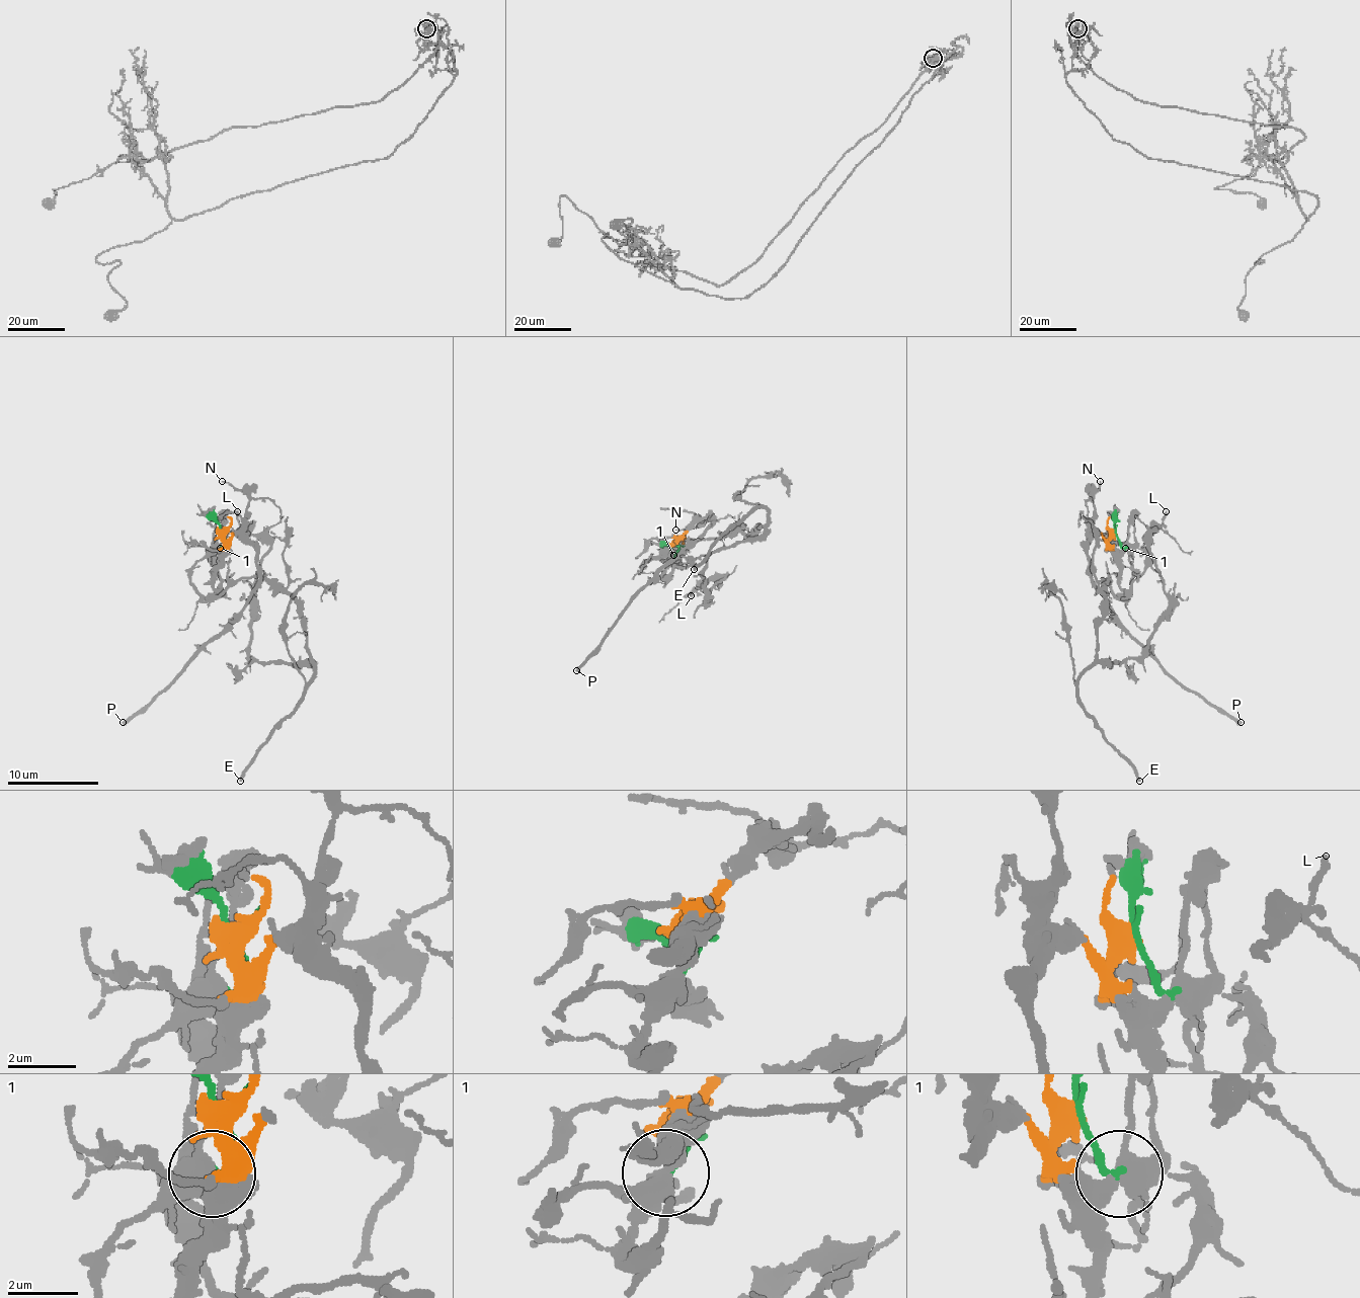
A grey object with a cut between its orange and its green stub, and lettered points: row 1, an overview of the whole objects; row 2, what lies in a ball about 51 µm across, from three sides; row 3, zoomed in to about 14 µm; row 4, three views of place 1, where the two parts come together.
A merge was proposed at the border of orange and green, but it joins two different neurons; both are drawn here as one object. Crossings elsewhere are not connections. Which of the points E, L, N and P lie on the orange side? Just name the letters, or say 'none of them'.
N, P

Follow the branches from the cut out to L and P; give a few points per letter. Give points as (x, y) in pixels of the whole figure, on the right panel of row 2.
L: (1115, 531), (1131, 583), (1102, 601), (1108, 663), (1140, 656), (1168, 606), (1149, 547), (1166, 510)
P: (1115, 531), (1106, 538), (1097, 536), (1088, 549), (1095, 590), (1170, 674), (1241, 723)

